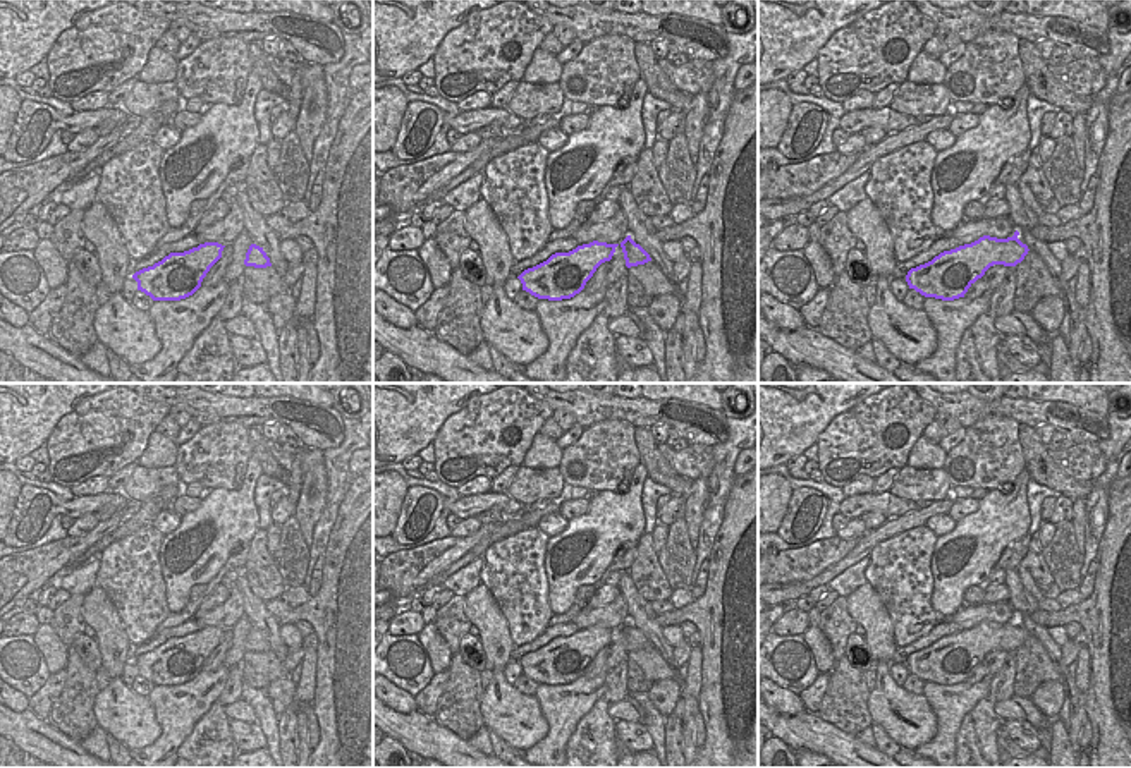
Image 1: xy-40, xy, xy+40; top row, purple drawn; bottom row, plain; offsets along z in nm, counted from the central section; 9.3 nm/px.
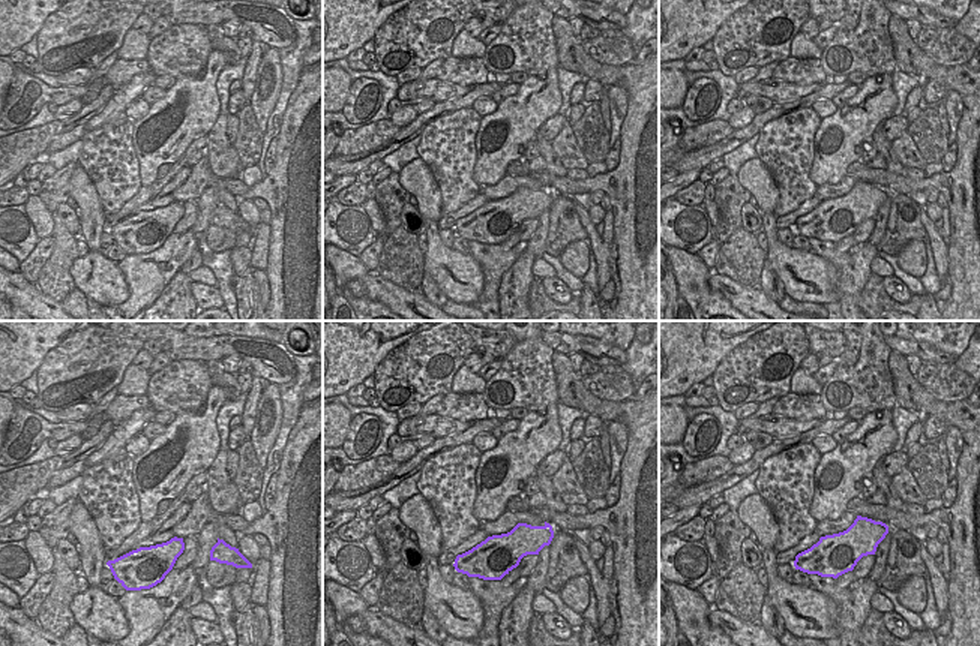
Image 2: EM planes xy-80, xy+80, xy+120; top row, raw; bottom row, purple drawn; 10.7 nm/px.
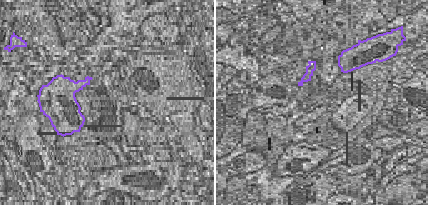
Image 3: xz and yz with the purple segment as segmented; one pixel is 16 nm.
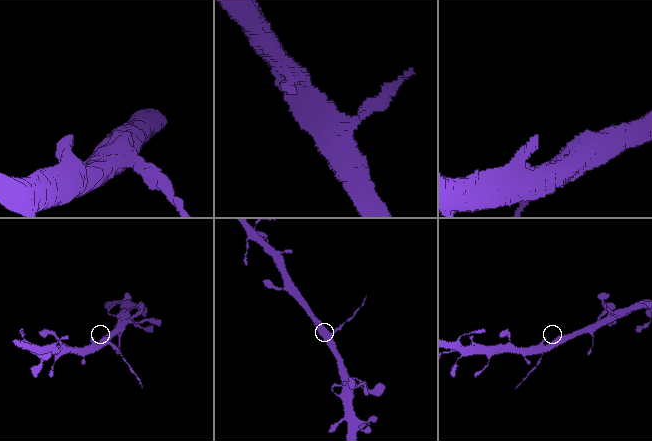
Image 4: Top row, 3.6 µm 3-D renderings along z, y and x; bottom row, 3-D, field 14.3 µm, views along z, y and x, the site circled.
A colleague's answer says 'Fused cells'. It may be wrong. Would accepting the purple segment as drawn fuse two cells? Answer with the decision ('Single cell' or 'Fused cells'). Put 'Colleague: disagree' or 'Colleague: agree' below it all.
Fused cells.
Colleague: agree

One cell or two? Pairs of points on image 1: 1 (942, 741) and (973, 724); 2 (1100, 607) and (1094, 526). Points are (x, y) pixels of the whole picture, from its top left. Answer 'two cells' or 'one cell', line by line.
1: two cells
2: two cells

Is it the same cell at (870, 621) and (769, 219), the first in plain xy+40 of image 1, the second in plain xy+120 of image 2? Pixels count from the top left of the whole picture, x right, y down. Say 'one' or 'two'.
two

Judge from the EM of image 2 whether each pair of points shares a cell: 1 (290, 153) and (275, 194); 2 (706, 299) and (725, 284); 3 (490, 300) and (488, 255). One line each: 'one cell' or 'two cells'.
1: one cell
2: two cells
3: one cell

